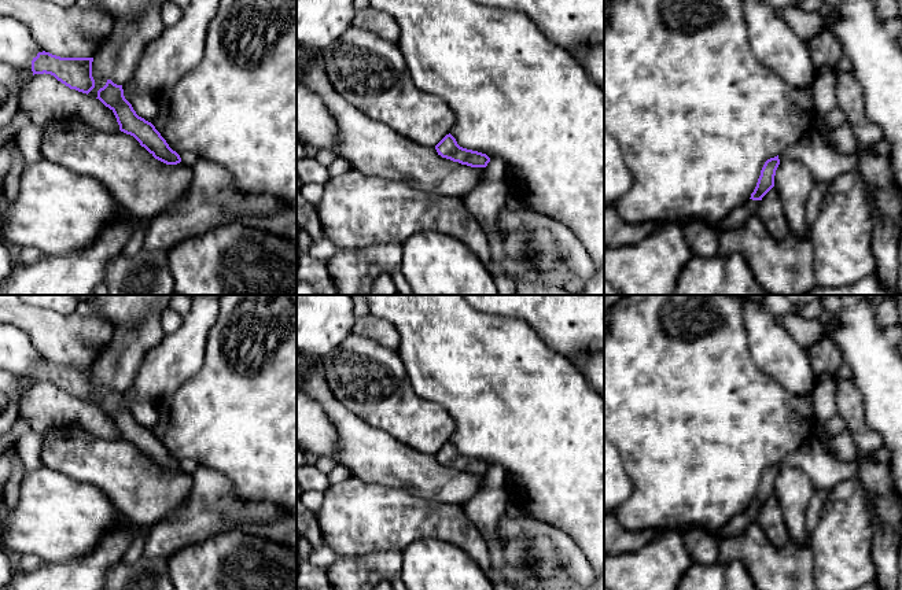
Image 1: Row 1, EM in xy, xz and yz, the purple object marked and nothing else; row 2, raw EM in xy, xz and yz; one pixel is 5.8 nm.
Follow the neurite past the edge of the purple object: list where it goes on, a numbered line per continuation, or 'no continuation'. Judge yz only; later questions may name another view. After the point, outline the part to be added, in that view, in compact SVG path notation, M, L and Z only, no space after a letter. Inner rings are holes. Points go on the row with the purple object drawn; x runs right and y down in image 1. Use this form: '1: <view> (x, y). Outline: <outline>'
1: yz (736, 218). Outline: M748 199L741 207L732 210L719 224L718 231L741 228L752 215L756 215L761 200Z

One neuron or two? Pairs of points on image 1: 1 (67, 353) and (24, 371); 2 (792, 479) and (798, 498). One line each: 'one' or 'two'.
1: two
2: one

